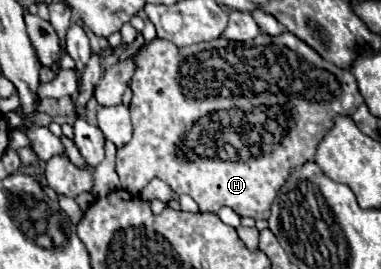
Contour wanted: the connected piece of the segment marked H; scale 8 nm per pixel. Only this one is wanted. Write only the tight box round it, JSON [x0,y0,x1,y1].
[116,32,364,220]

